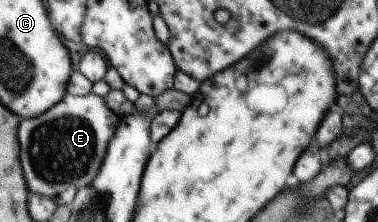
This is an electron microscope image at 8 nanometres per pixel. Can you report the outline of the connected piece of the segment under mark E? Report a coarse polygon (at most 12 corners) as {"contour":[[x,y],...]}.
{"contour":[[67,92],[23,120],[31,192],[70,206],[90,187],[120,117]]}

